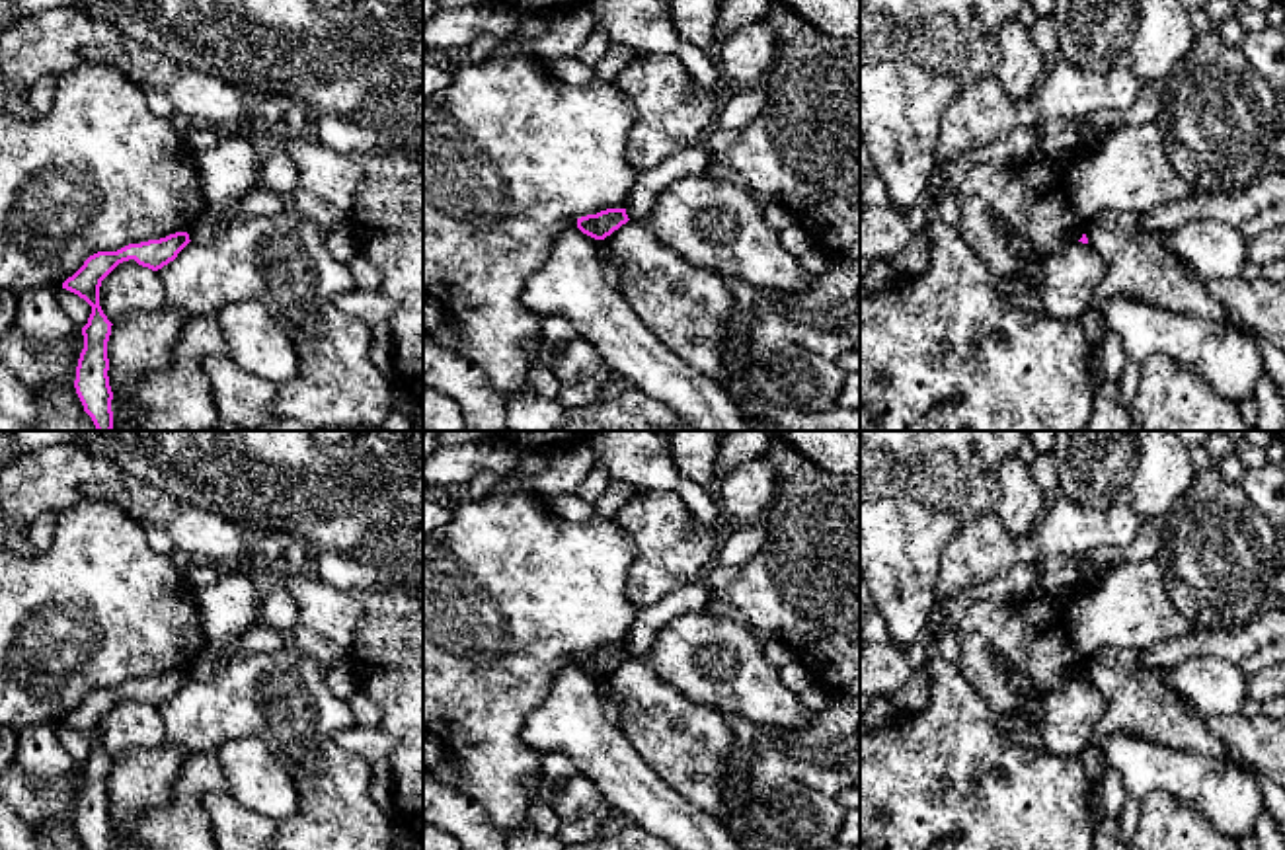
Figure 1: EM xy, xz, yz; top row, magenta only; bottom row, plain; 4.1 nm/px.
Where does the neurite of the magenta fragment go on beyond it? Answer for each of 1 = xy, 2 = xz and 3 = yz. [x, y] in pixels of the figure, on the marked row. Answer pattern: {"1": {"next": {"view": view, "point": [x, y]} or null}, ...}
{"1": {"next": null}, "2": {"next": null}, "3": {"next": null}}

